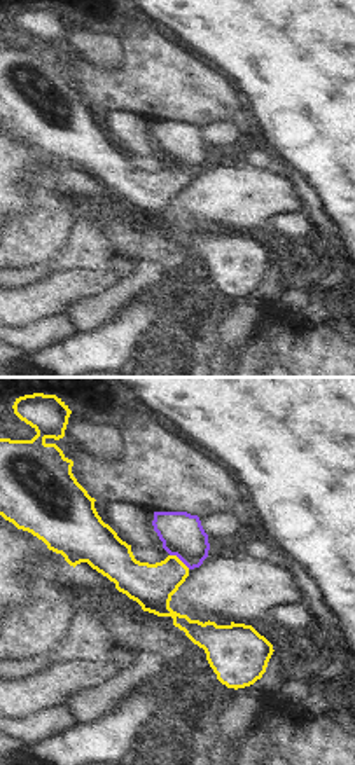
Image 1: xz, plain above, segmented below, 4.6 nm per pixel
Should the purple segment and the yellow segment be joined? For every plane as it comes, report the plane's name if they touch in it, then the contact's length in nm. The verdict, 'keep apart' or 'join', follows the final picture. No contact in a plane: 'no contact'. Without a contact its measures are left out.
xz | 120 nm

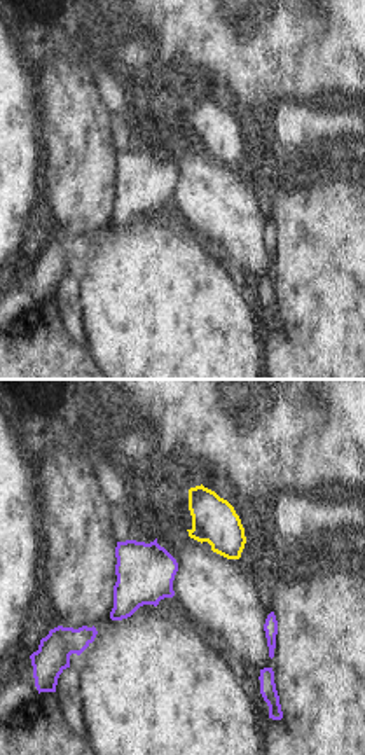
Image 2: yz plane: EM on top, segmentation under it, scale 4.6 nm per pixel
no contact

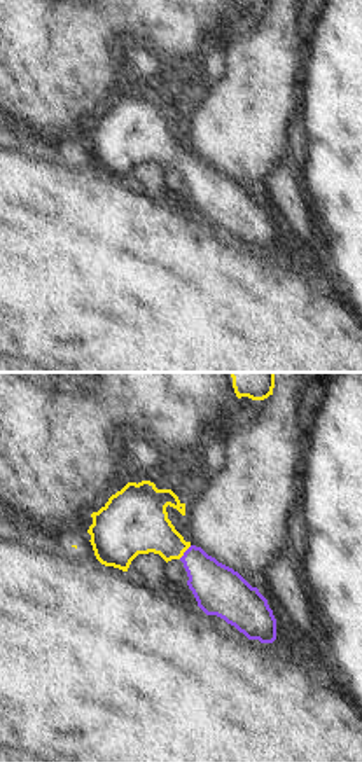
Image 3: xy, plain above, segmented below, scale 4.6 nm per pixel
xy | 90 nm

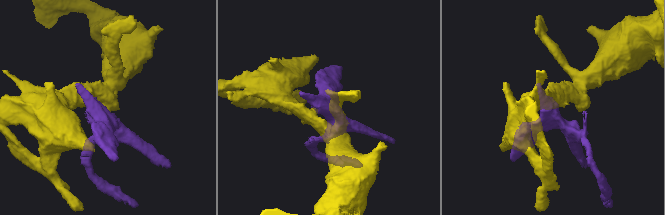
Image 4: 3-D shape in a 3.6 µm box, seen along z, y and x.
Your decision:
join

